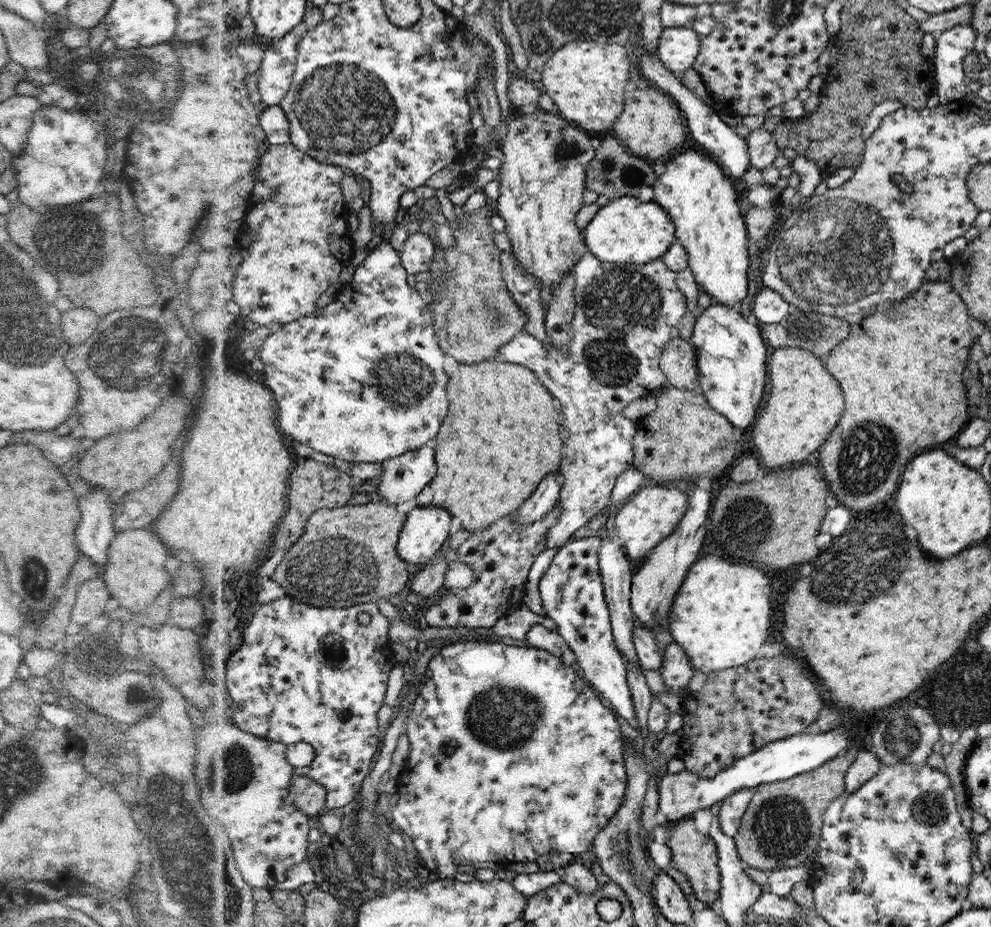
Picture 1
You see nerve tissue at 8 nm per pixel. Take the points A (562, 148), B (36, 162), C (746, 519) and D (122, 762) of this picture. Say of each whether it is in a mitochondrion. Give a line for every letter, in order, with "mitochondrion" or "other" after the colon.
A: mitochondrion
B: mitochondrion
C: mitochondrion
D: mitochondrion

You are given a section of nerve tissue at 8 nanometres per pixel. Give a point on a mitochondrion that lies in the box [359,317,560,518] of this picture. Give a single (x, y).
(402, 381)

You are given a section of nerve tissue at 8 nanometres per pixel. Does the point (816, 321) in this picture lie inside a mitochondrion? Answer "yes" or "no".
yes

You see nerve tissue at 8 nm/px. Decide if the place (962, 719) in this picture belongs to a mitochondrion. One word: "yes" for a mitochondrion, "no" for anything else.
yes

